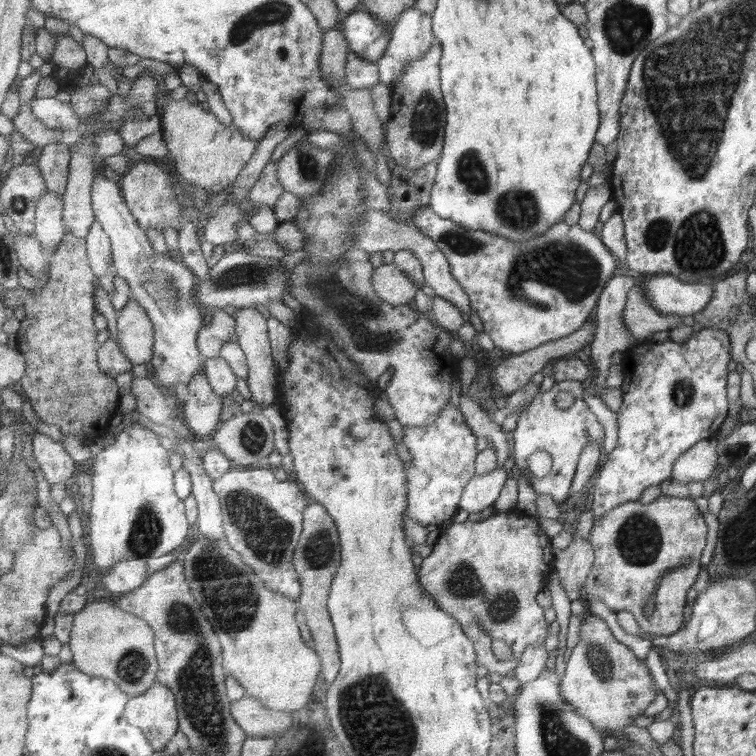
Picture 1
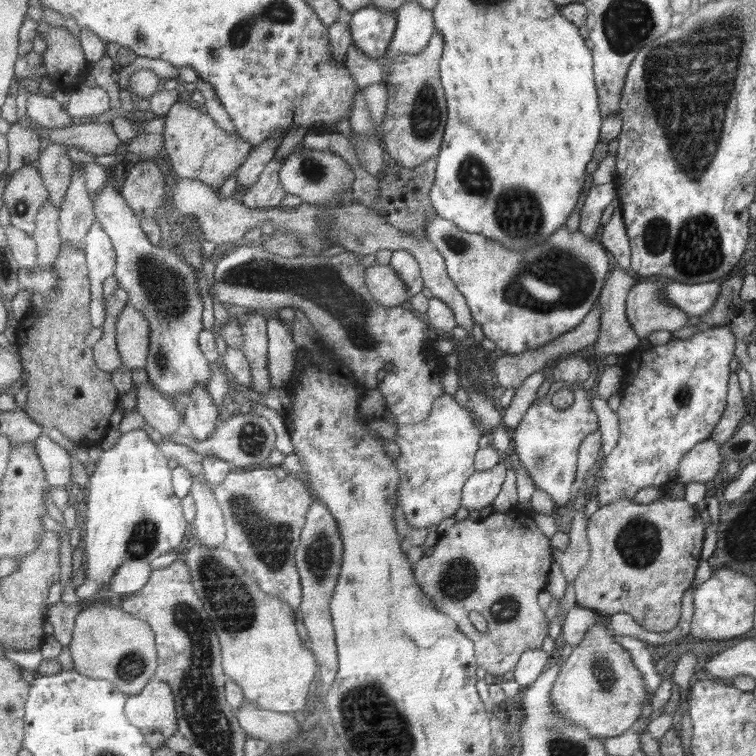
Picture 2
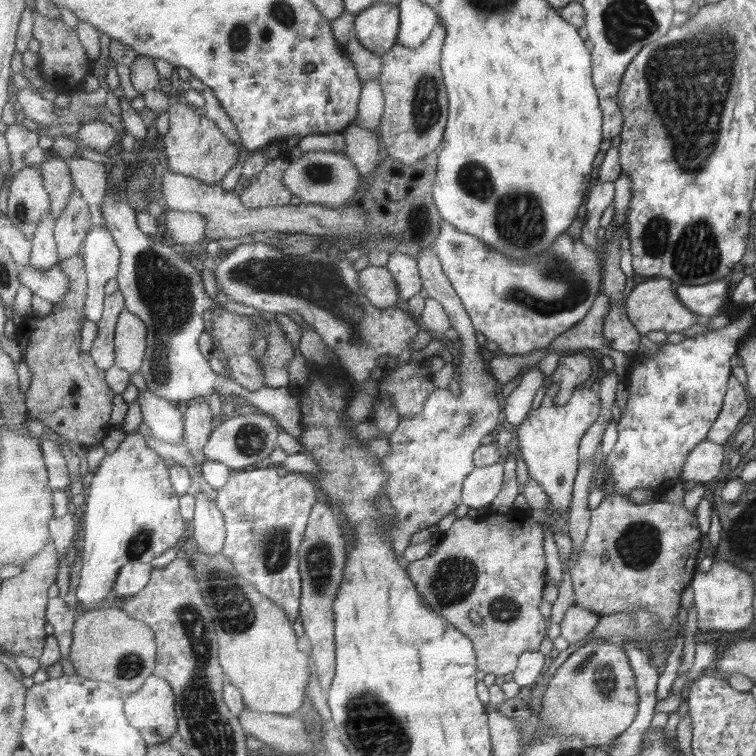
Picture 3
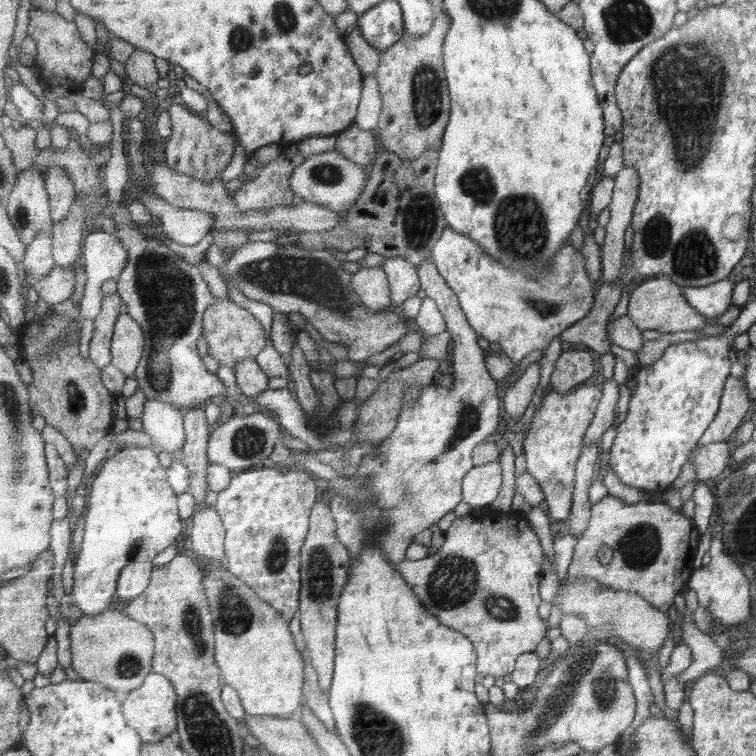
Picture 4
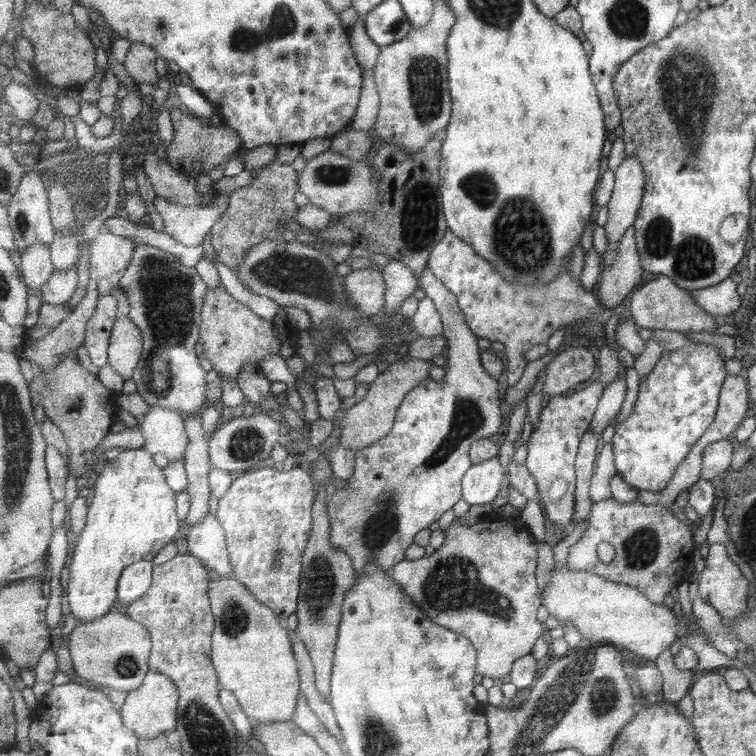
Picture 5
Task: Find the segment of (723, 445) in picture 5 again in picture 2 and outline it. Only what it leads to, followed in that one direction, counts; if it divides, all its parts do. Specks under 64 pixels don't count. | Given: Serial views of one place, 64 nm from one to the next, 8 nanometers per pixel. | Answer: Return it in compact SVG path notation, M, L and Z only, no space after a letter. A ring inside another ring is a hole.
M707 438L683 454L678 464L675 481L683 484L709 482L723 466L721 455L719 455L719 445Z

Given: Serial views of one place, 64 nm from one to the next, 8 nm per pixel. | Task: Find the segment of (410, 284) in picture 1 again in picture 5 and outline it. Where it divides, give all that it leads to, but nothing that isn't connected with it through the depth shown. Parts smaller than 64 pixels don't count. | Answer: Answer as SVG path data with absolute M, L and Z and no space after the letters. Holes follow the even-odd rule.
M375 268L354 269L345 275L347 294L363 316L375 316L386 306L386 280Z

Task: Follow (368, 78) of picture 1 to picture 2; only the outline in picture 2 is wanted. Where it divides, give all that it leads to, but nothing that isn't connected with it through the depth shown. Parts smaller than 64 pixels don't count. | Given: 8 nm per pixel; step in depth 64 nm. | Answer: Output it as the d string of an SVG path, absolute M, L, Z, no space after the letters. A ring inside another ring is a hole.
M352 43L351 47L349 47L346 64L353 71L355 81L359 83L361 90L371 84L381 83L384 80L385 76L381 59L369 57L355 43Z

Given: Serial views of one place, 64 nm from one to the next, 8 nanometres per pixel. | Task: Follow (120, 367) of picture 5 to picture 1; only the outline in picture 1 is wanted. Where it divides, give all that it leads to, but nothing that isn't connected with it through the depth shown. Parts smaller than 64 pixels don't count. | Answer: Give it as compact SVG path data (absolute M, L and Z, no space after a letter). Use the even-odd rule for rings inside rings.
M131 298L127 306L118 312L116 328L122 351L131 364L152 362L155 354L154 324L139 302Z

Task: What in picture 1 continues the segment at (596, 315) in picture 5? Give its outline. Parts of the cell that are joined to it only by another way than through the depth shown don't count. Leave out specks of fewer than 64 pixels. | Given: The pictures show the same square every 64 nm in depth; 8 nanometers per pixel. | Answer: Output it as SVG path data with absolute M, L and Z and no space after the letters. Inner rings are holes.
M431 206L419 208L419 212L413 216L413 224L423 233L426 233L427 236L431 236L430 238L435 242L435 245L446 254L446 258L451 264L451 272L454 273L455 278L459 280L459 284L462 284L463 288L470 296L472 307L475 308L477 316L479 316L482 321L483 331L490 336L495 346L499 349L507 350L513 355L518 355L533 350L542 344L562 339L567 335L571 335L571 333L575 333L575 331L578 331L583 325L587 324L587 319L594 316L595 311L598 308L599 297L601 297L602 292L606 290L607 283L611 280L613 274L615 274L615 270L617 270L619 264L619 261L615 258L614 254L607 249L605 244L603 244L602 237L598 238L593 232L581 228L581 225L578 223L569 225L563 221L562 223L555 224L554 227L550 228L545 234L535 236L534 239L522 244L511 243L509 240L502 238L503 236L497 236L497 234L491 232L463 228L463 224L457 224L454 220L445 219L442 216L439 216L439 213L436 213Z

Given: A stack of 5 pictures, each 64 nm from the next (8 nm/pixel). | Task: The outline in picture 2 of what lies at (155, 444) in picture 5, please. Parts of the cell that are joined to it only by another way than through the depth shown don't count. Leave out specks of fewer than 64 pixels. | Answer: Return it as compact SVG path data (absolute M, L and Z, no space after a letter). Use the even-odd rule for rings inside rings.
M148 381L137 385L137 410L145 417L154 431L160 433L164 440L169 436L176 436L184 422L183 411L175 408L173 400L161 395Z

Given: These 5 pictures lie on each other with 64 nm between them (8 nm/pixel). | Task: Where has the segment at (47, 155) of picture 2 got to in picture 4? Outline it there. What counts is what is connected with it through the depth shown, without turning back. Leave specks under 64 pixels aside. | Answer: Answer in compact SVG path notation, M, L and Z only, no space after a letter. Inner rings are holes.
M53 164L43 169L46 180L46 190L50 193L50 206L54 222L63 222L69 218L71 208L75 203L75 188L64 169Z

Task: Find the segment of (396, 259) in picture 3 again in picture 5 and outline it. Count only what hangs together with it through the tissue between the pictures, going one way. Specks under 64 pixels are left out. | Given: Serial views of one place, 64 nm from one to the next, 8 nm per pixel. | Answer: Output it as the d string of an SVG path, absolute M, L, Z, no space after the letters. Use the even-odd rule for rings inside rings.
M391 260L384 266L382 274L387 284L386 306L382 313L391 318L395 312L400 312L403 302L413 296L420 280L402 261Z

